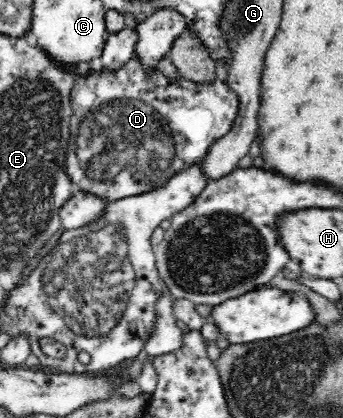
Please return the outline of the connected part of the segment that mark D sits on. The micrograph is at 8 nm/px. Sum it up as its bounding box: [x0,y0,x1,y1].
[66,58,239,202]

